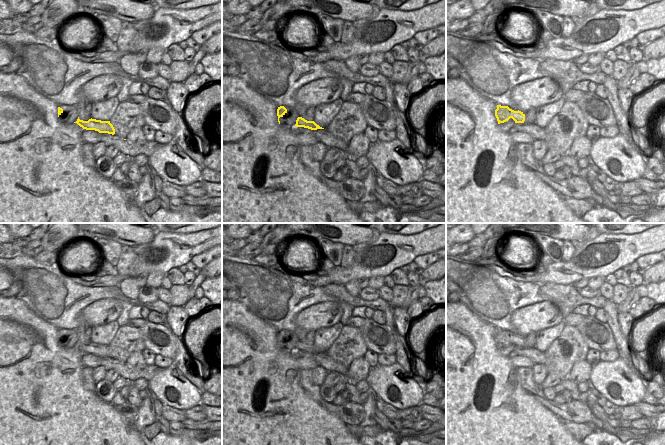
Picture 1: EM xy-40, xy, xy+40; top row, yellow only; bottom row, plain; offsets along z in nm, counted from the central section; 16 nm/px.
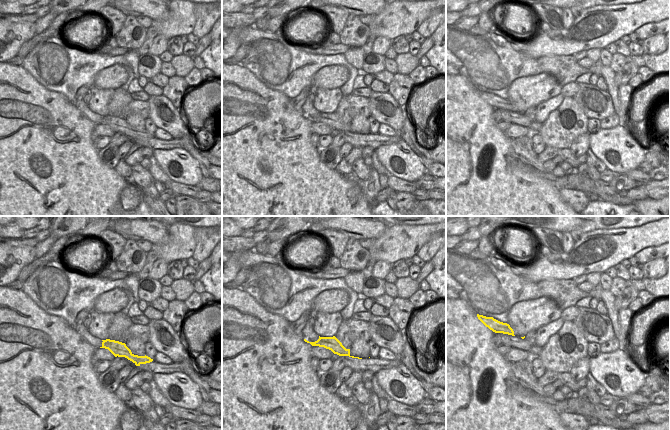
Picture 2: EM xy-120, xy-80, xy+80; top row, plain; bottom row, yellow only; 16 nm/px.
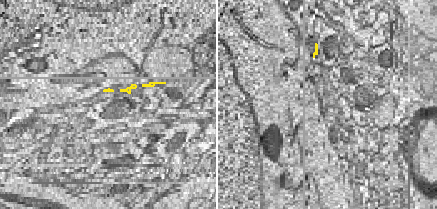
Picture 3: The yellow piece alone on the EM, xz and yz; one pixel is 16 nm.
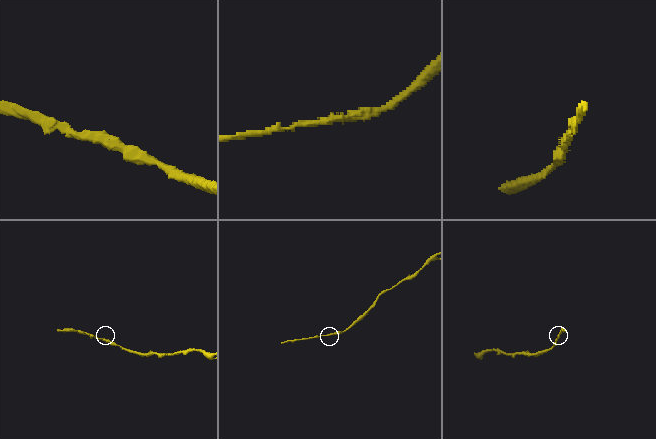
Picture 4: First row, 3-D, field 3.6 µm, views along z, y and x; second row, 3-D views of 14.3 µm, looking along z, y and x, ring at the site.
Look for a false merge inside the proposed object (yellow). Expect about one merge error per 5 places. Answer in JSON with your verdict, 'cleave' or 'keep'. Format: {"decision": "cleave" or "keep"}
{"decision": "keep"}

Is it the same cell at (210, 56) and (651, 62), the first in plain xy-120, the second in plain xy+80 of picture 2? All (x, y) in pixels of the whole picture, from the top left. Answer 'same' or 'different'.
same

